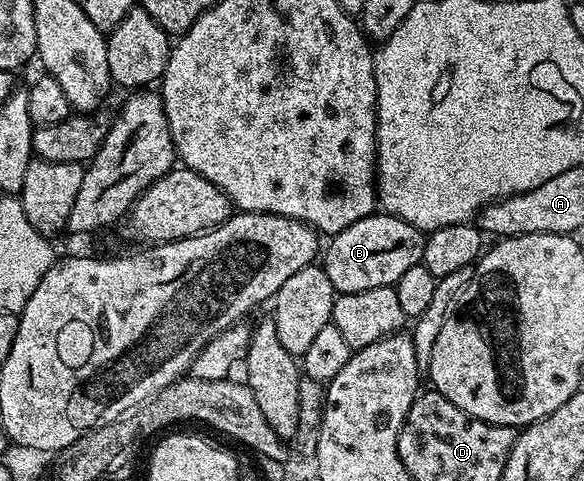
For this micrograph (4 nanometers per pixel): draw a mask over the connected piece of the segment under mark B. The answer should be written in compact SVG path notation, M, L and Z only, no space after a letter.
M377 211L370 217L358 219L358 223L350 223L350 227L329 240L332 241L329 245L327 242L322 253L322 267L337 294L370 291L370 287L395 286L405 271L423 262L424 239L425 234L421 230L402 218Z

